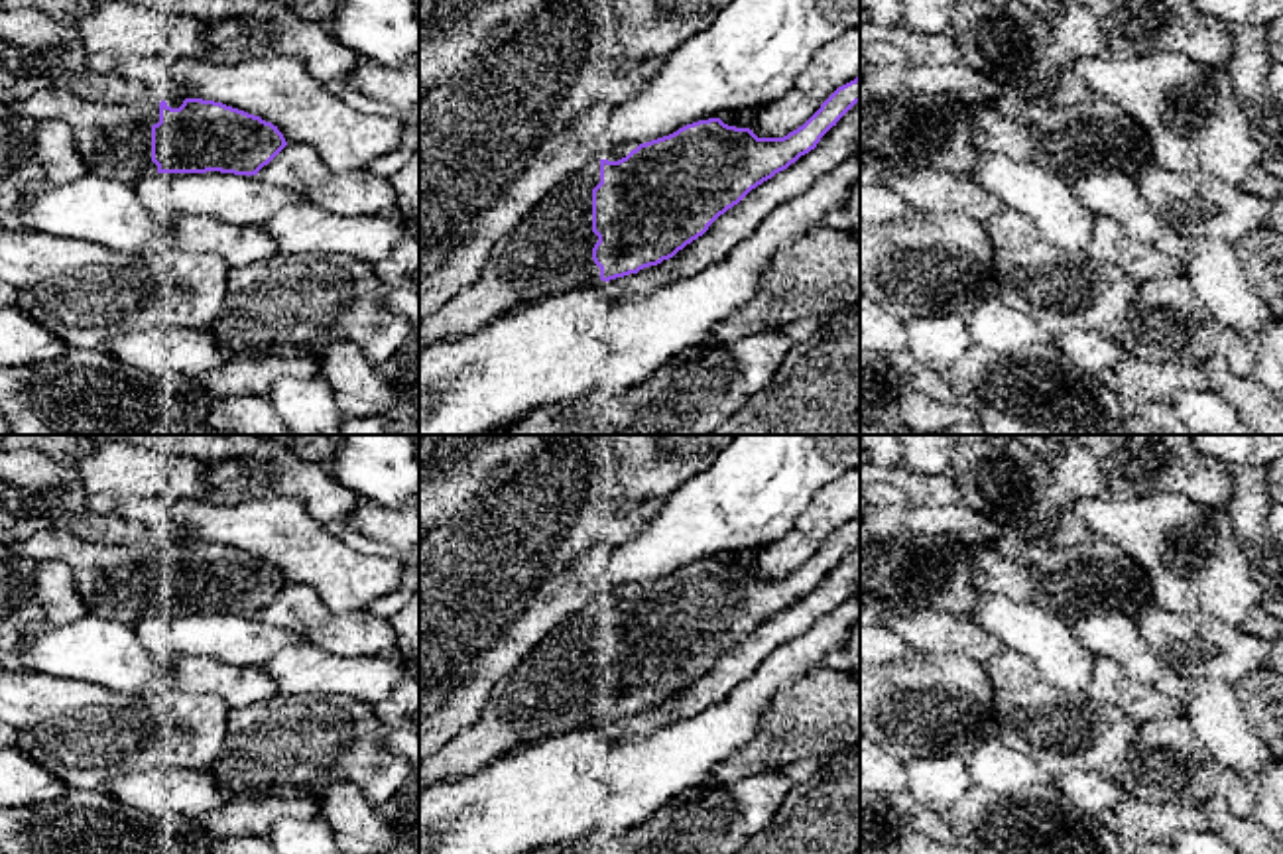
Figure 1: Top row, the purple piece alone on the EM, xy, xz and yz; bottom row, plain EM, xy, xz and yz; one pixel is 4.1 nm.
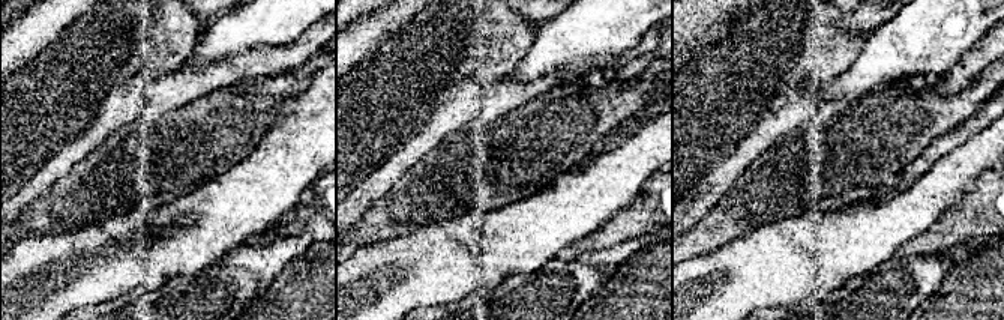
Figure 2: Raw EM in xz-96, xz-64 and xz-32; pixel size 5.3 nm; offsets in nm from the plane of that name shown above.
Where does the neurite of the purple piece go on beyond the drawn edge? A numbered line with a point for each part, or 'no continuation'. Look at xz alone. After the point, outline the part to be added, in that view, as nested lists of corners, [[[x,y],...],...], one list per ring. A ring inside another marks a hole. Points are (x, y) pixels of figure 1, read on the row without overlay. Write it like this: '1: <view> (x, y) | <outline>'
1: xz (549, 693) | [[[600,600],[565,618],[502,679],[476,724],[419,762],[419,789],[482,769],[510,750],[600,722],[592,701],[592,630]]]

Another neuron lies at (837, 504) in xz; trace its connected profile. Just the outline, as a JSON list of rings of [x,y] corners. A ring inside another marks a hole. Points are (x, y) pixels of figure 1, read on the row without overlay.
[[[860,466],[825,486],[779,541],[758,549],[750,571],[758,579],[783,579],[803,567],[842,525],[860,518]]]

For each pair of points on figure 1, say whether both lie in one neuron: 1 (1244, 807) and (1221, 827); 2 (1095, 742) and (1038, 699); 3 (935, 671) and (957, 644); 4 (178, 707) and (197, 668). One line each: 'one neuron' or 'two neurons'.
1: two neurons
2: one neuron
3: two neurons
4: two neurons

